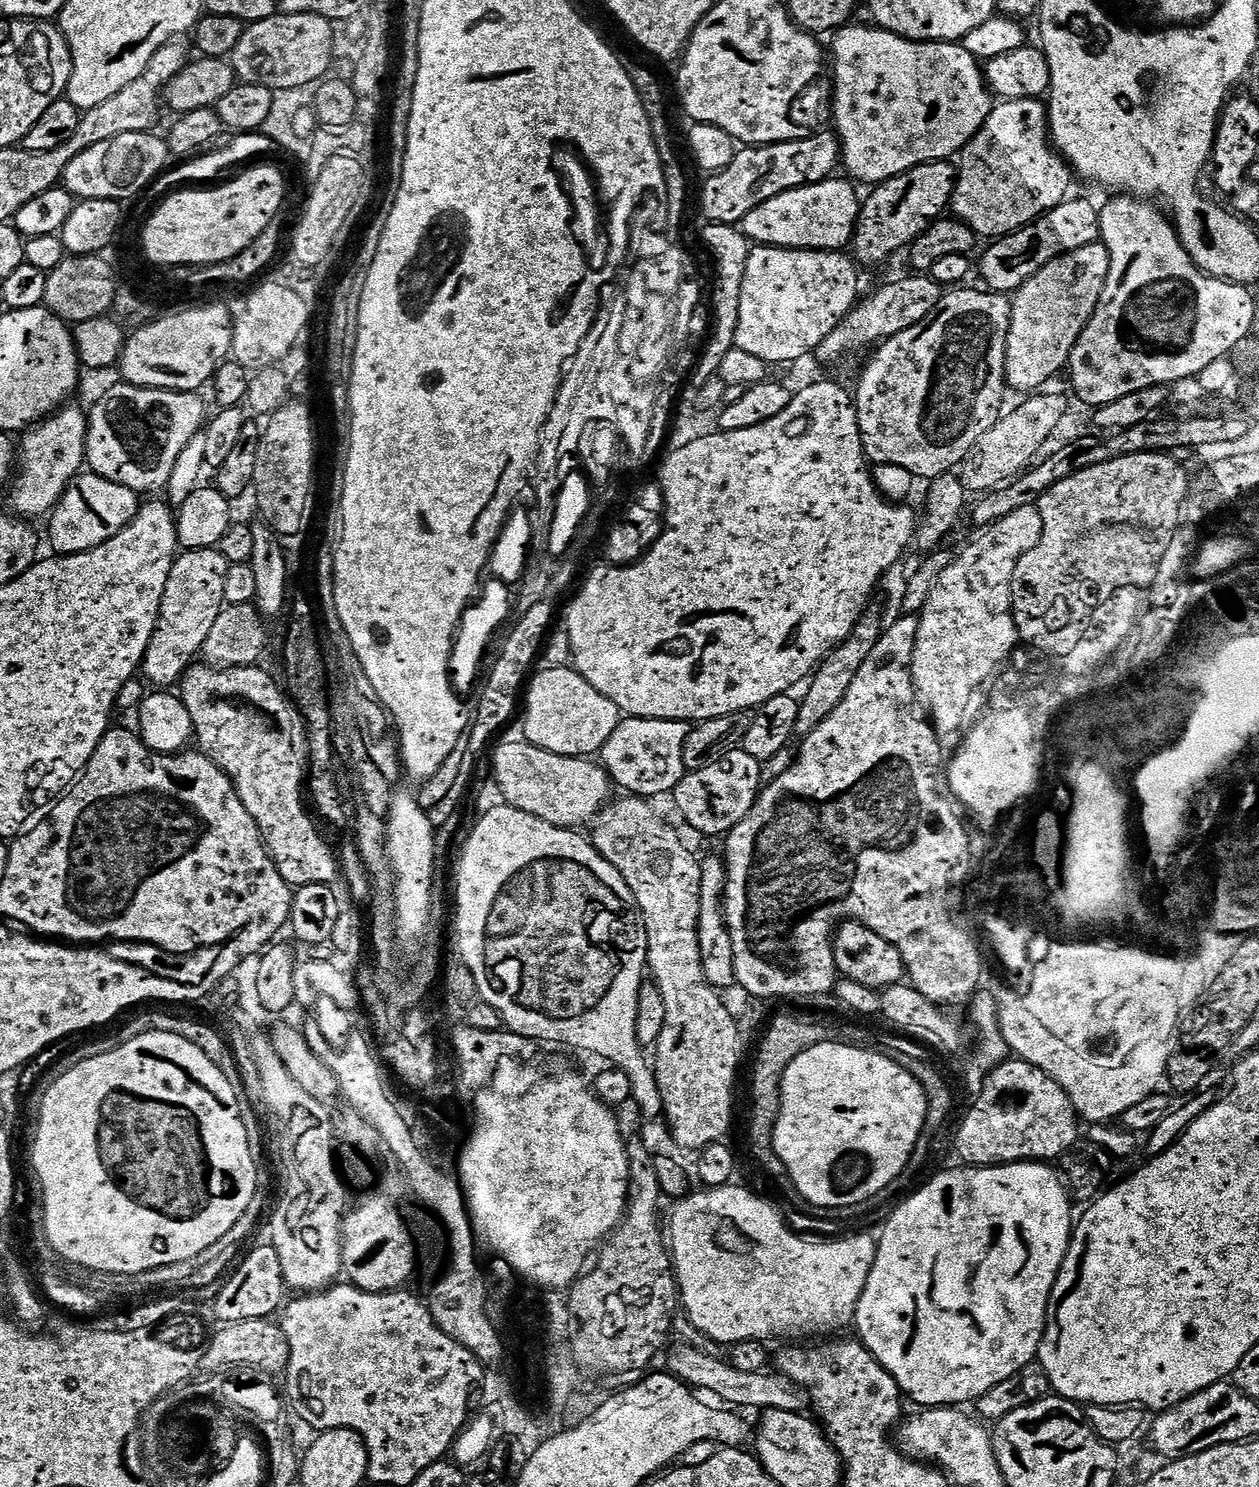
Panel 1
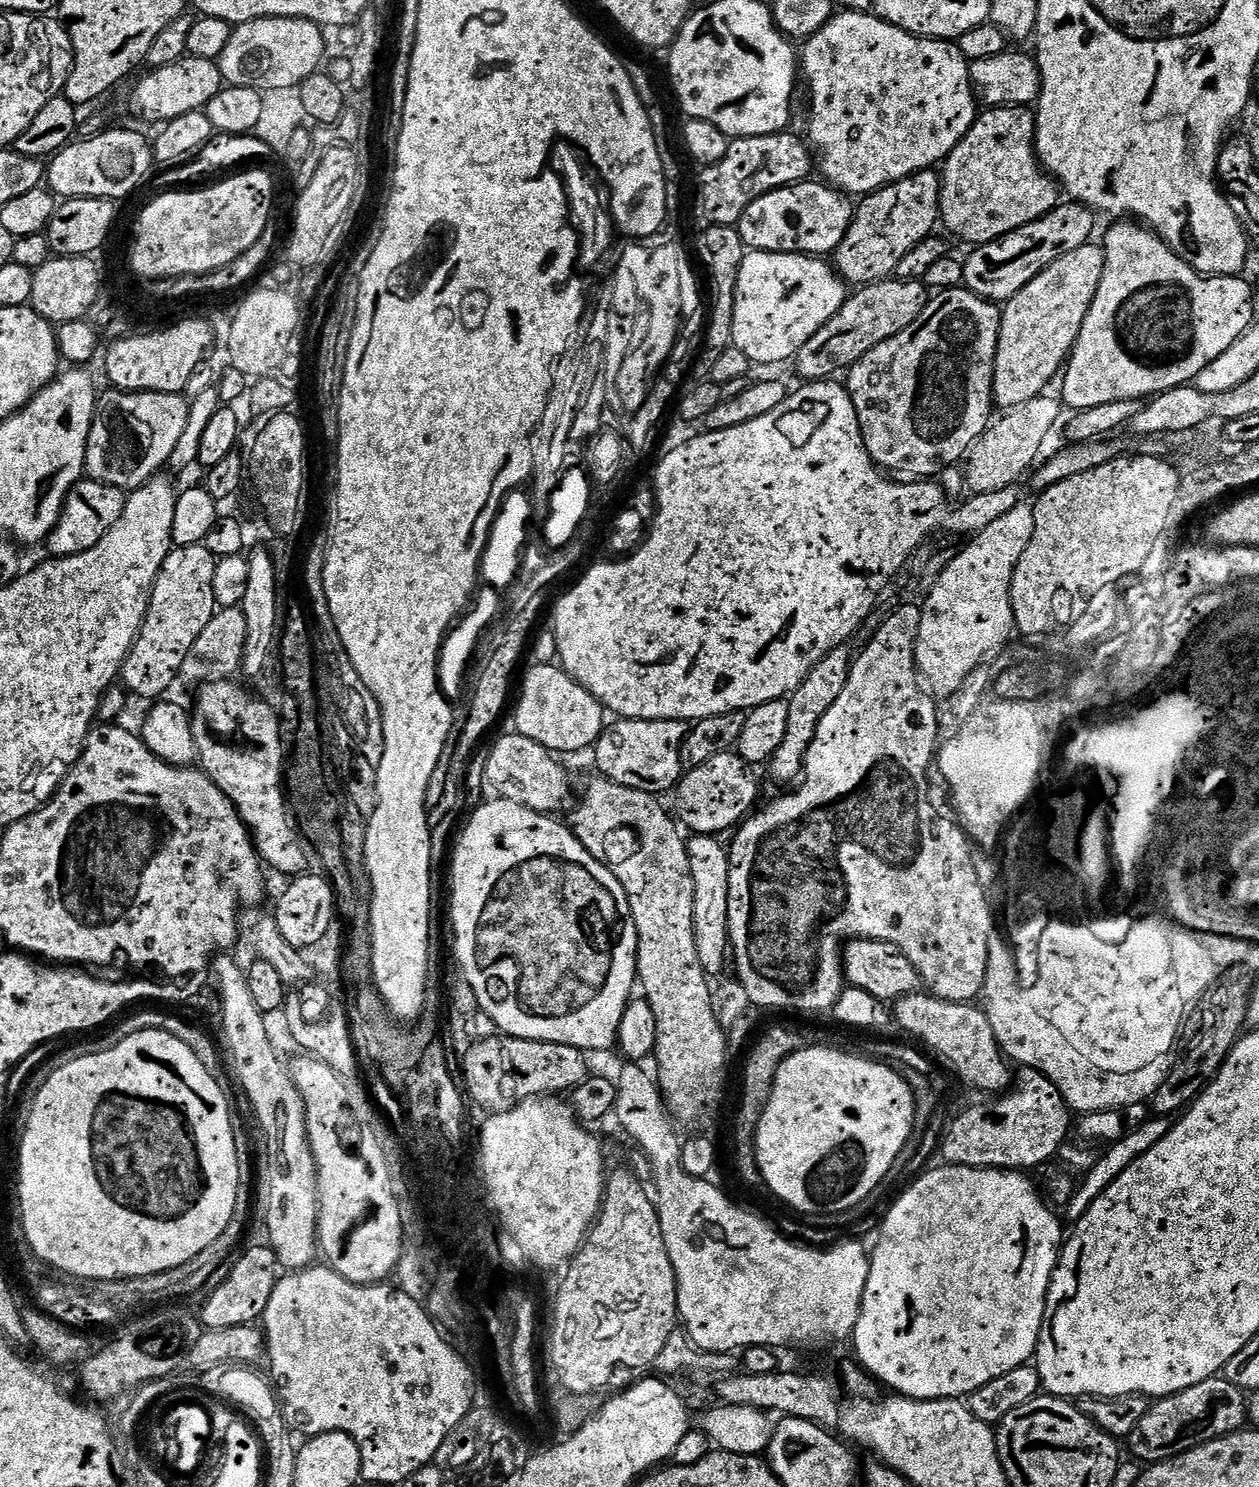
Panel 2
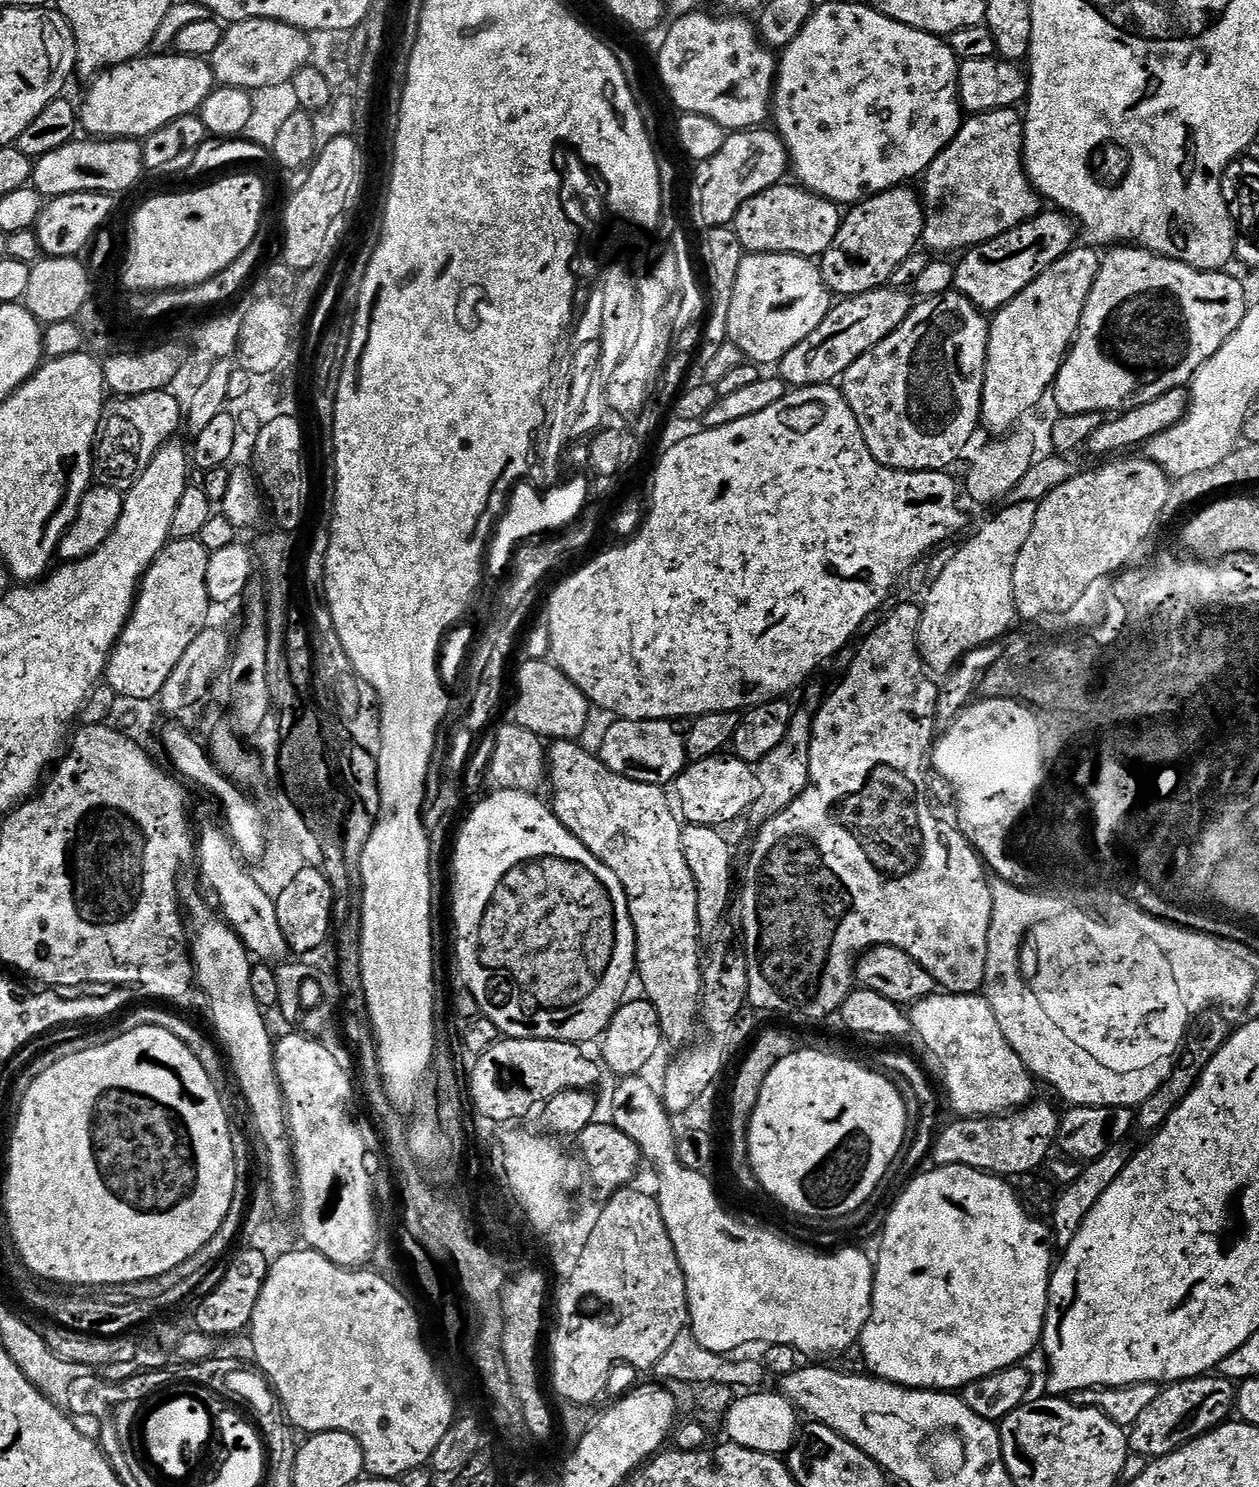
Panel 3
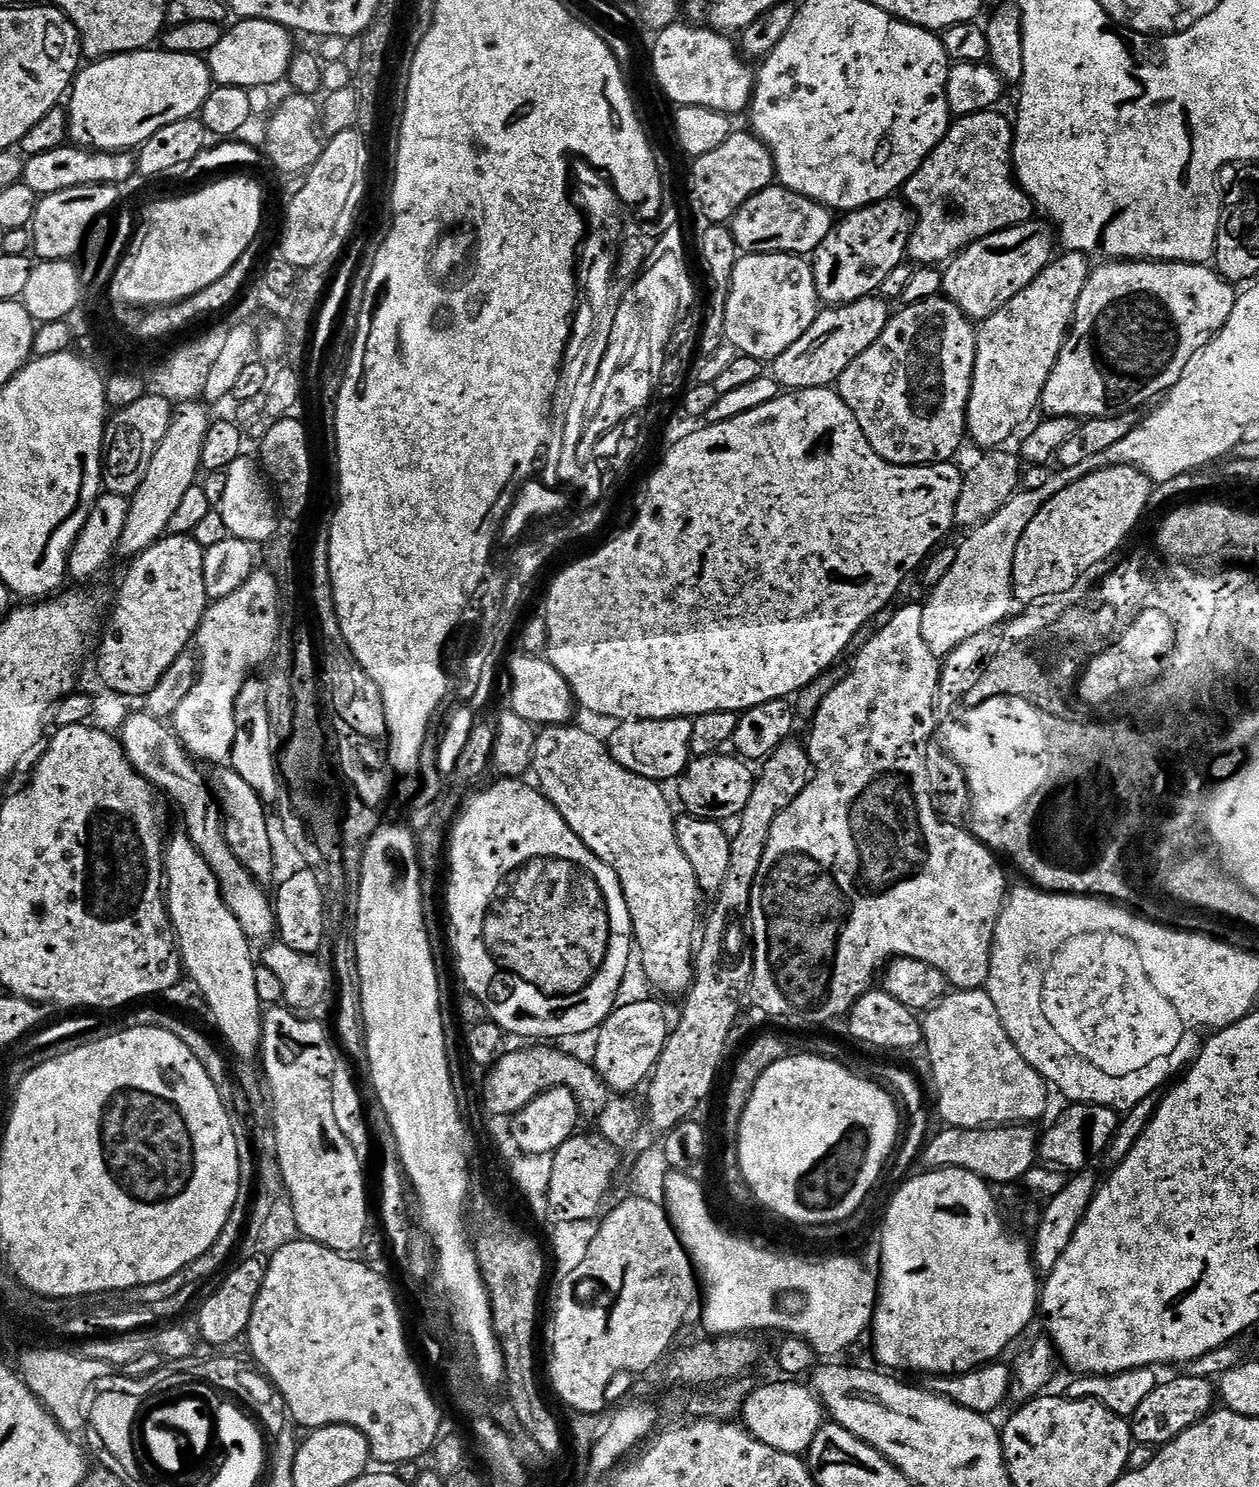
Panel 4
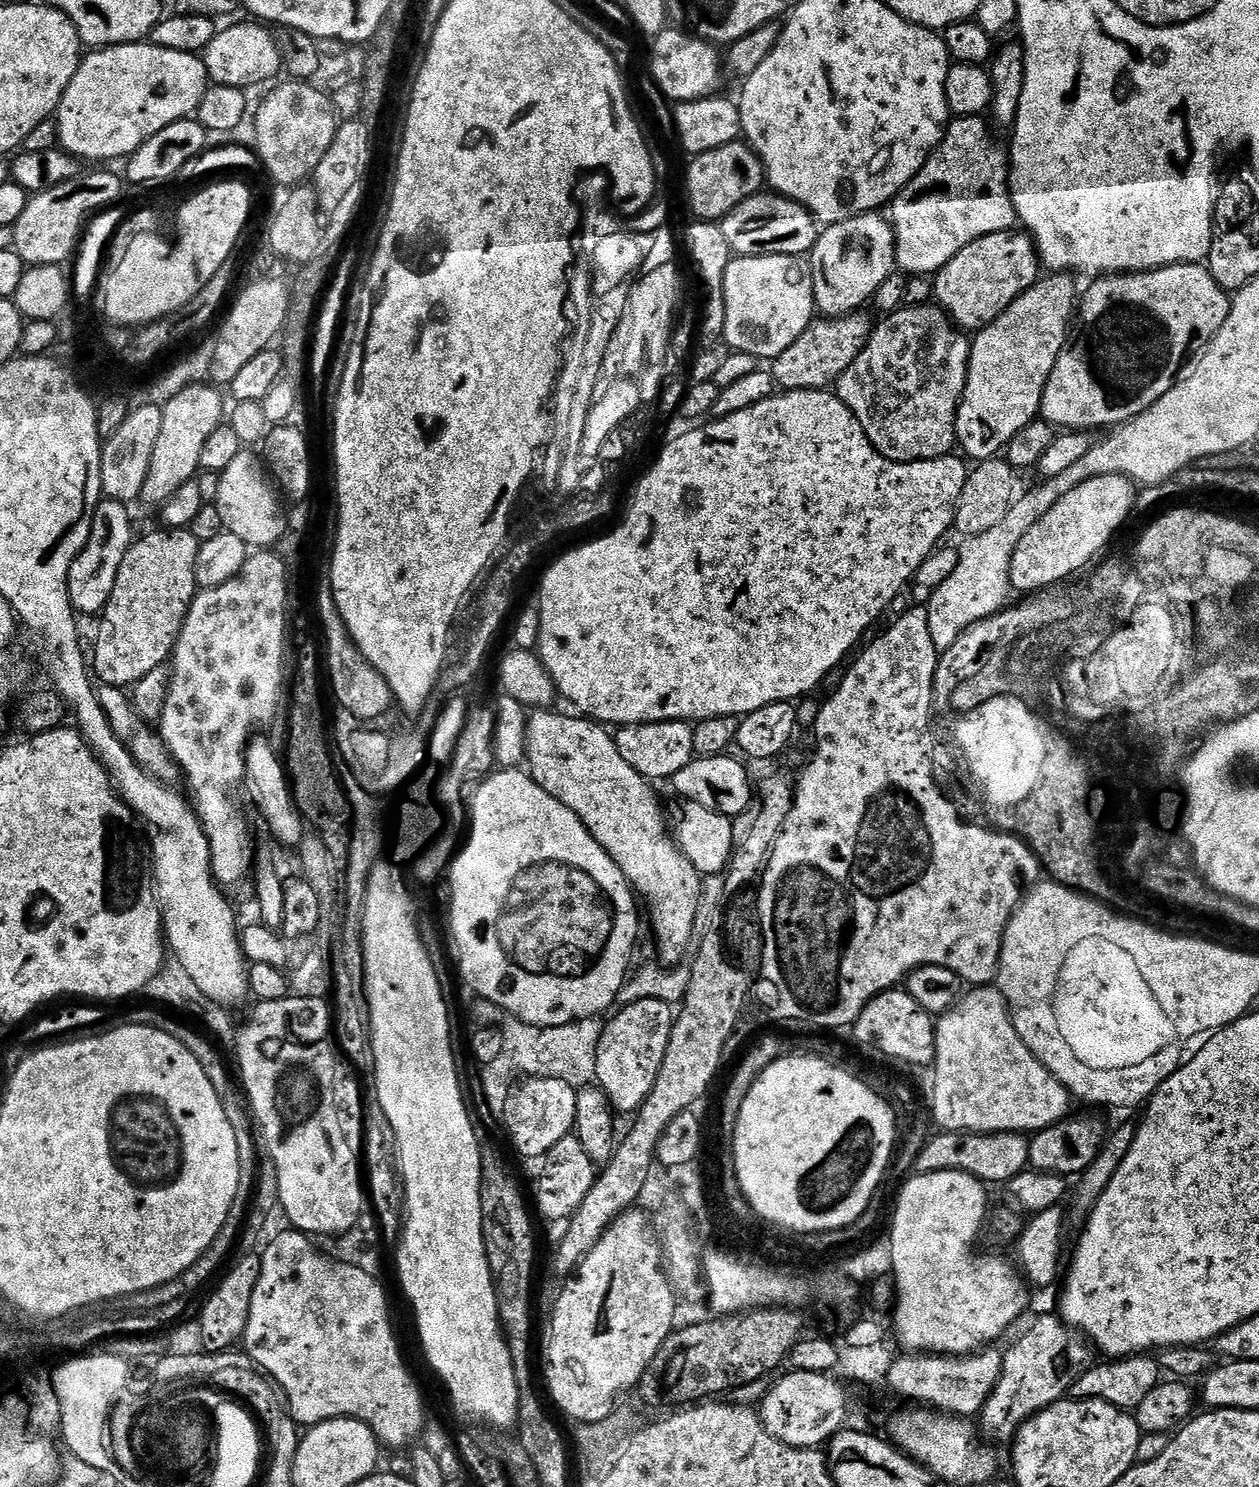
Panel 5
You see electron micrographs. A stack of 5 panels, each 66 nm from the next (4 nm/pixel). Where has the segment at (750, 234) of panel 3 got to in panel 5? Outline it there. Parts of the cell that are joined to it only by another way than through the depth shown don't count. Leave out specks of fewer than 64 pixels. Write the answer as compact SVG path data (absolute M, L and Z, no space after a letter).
M759 192L743 200L720 225L733 253L748 257L804 256L810 253L820 233L817 221L808 209L772 192Z

